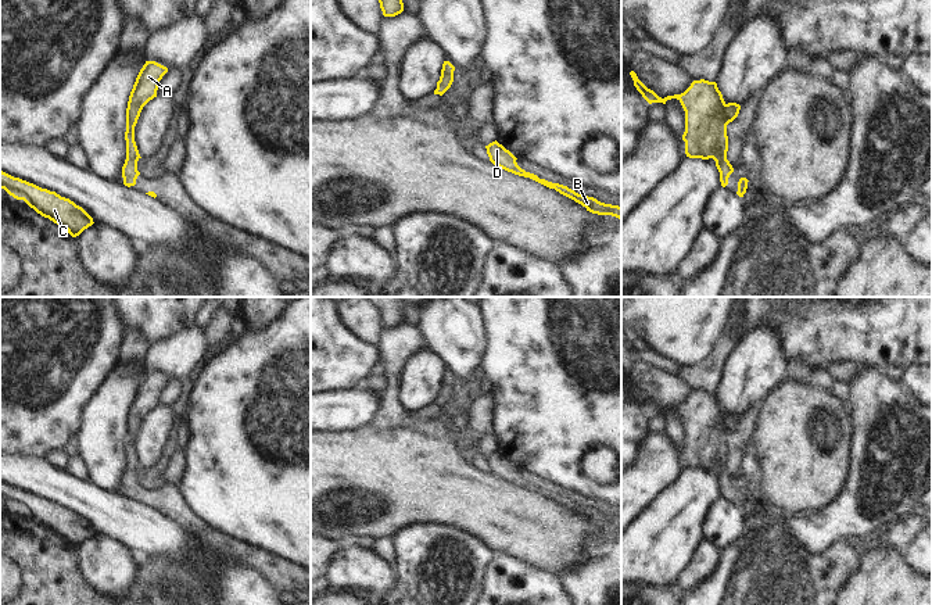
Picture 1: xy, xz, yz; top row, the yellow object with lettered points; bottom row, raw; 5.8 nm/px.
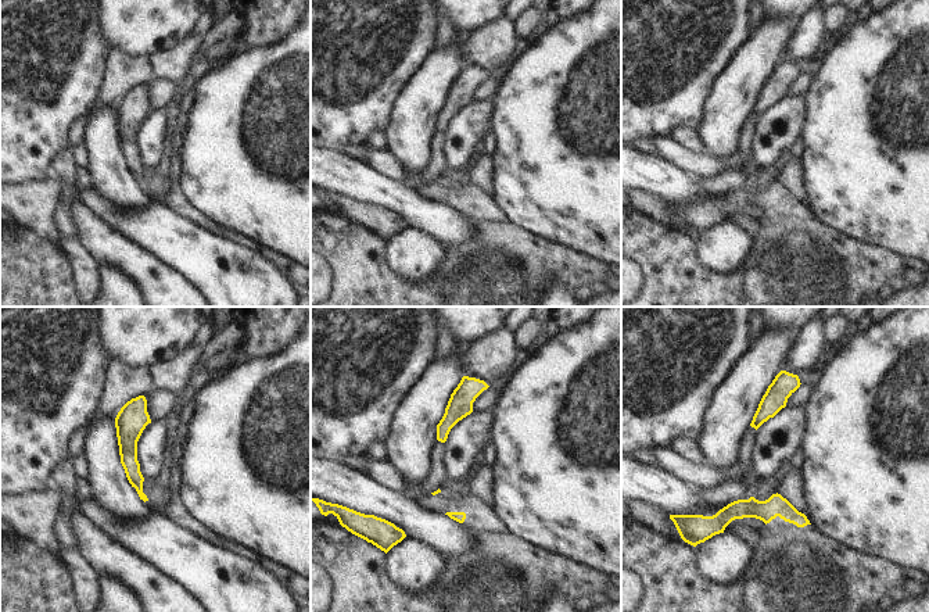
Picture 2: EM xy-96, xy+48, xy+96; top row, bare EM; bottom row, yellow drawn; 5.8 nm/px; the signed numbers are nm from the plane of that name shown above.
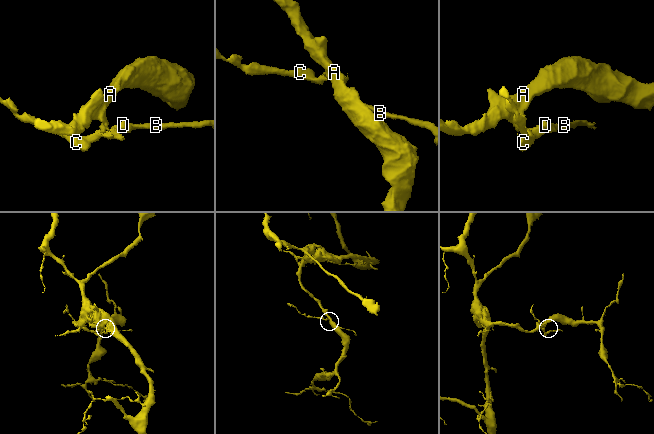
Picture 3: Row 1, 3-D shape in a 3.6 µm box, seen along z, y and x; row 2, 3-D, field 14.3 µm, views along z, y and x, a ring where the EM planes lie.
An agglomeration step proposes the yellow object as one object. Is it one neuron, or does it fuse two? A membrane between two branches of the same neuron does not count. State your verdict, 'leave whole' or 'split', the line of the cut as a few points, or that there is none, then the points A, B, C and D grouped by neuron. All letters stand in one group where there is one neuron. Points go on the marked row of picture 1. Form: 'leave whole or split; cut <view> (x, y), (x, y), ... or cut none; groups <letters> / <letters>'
leave whole; cut none; groups A B C D

